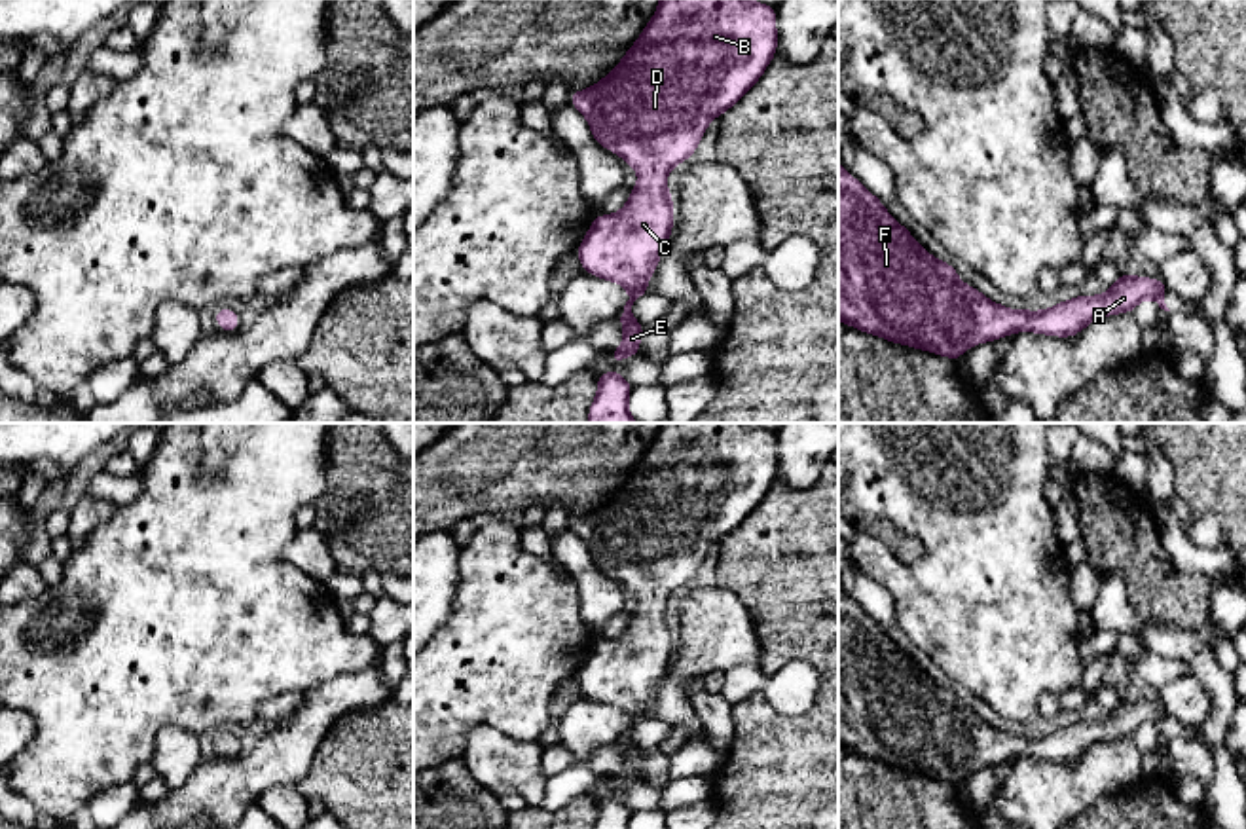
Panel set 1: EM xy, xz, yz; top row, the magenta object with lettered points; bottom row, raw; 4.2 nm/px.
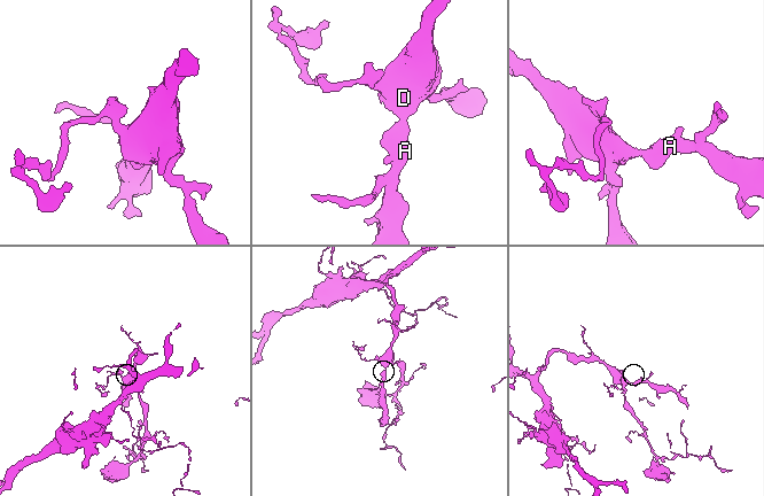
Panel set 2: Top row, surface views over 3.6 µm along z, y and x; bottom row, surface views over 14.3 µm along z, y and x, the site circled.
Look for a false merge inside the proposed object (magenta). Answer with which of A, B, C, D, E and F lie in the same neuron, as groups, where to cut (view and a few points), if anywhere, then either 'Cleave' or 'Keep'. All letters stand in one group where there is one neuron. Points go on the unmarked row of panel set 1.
Groups: A B C D E F. No split. Keep

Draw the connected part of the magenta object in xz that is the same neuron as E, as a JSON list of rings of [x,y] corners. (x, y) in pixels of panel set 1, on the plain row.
[[[660,423],[652,444],[622,486],[596,510],[567,520],[569,527],[588,544],[594,565],[603,575],[616,577],[639,601],[639,609],[630,615],[624,634],[614,639],[596,639],[577,673],[577,683],[586,698],[618,708],[630,719],[624,734],[616,740],[624,753],[624,765],[618,774],[609,776],[611,789],[641,780],[639,768],[645,751],[635,746],[632,730],[649,719],[647,708],[654,700],[671,660],[675,639],[666,601],[677,588],[692,582],[709,546],[730,535],[760,505],[776,476],[778,453],[776,431],[772,429],[757,429],[751,423]]]

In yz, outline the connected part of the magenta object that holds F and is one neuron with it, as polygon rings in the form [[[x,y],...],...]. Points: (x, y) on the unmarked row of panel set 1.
[[[838,586],[838,746],[855,755],[962,787],[962,774],[971,774],[982,766],[996,766],[1013,761],[1018,755],[1073,763],[1094,744],[1134,738],[1140,725],[1155,725],[1161,734],[1170,736],[1164,728],[1166,717],[1168,711],[1163,704],[1136,702],[1128,696],[1119,700],[1119,704],[1108,711],[1104,721],[1089,721],[1081,717],[1073,725],[1056,727],[1051,734],[1030,736],[1024,732],[1018,738],[1017,734],[988,725],[979,713],[963,709],[950,687],[939,687],[927,677],[912,658],[886,636],[884,628]]]

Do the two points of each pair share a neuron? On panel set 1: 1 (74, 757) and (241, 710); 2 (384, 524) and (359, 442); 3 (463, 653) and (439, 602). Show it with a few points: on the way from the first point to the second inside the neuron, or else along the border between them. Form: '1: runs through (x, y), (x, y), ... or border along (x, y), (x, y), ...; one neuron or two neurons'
1: runs through (116, 716), (200, 714); one neuron
2: runs through (376, 503), (361, 463); one neuron
3: border along (458, 575), (452, 613), (433, 634); two neurons

